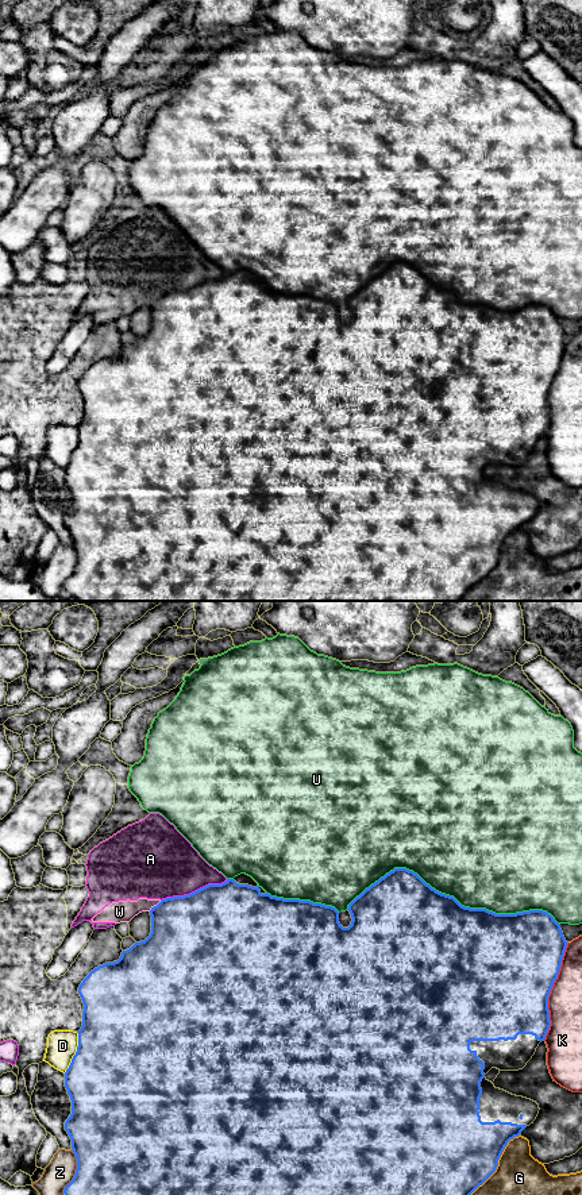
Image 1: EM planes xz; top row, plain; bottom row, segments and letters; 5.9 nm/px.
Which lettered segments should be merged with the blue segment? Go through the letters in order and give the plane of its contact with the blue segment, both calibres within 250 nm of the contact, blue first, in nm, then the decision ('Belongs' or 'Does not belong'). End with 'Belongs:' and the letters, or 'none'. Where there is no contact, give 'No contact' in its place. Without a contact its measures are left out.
A: Touches blue in xz. Thickness 500 nm (blue) against 400 nm. Does not belong
D: Touches blue in xz. Thickness 500 nm (blue) against 180 nm. Does not belong
G: Touches blue in xz. Thickness 480 nm (blue) against 480 nm. Does not belong
K: Touches blue in xz. Thickness 500 nm (blue) against 200 nm. Does not belong
U: Touches blue in xz. Thickness 480 nm (blue) against 500 nm. Does not belong
W: Touches blue in xz. Thickness 440 nm (blue) against 130 nm. Does not belong
Z: Touches blue in xz. Thickness 500 nm (blue) against 170 nm. Does not belong
Belongs: none

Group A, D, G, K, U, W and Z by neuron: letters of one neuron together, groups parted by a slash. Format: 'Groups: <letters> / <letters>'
Groups: A W / D / G / K / U / Z

